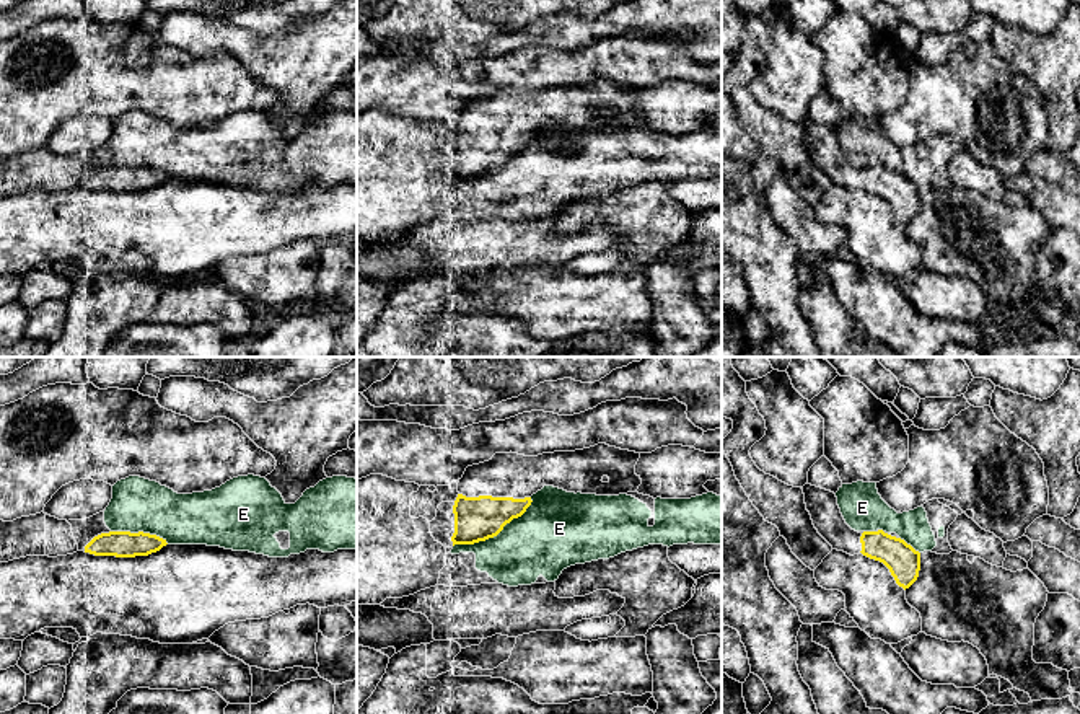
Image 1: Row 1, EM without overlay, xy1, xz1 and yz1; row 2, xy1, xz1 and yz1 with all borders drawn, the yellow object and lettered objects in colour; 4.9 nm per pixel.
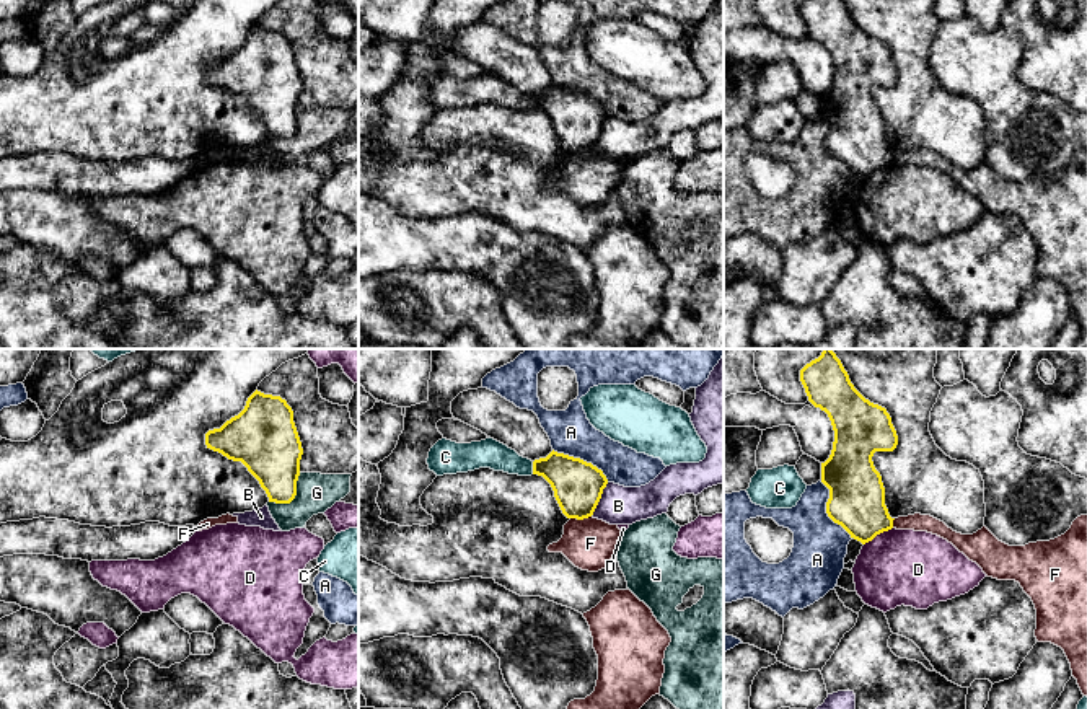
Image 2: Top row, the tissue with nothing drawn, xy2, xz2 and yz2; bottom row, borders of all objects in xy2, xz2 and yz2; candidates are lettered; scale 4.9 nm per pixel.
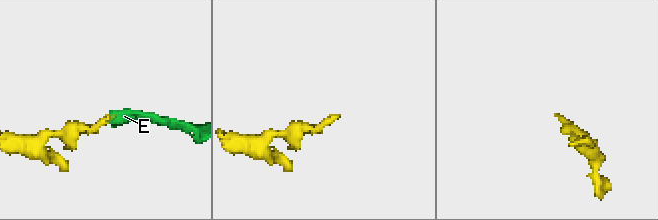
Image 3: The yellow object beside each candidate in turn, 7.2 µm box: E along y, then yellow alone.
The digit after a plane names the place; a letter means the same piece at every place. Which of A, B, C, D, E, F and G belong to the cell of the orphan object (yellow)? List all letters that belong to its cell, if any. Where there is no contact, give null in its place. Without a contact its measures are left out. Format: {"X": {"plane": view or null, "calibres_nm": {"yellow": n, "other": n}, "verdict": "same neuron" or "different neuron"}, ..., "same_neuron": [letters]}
{"A": {"plane": "xz2", "calibres_nm": {"yellow": 240, "other": 220}, "verdict": "different neuron"}, "B": {"plane": "xz2", "calibres_nm": {"yellow": 240, "other": 190}, "verdict": "different neuron"}, "C": {"plane": "xz2", "calibres_nm": {"yellow": 240, "other": 140}, "verdict": "different neuron"}, "D": {"plane": "yz2", "calibres_nm": {"yellow": 280, "other": 380}, "verdict": "different neuron"}, "E": {"plane": "xz1", "calibres_nm": {"yellow": 220, "other": 340}, "verdict": "different neuron"}, "F": {"plane": "xz2", "calibres_nm": {"yellow": 240, "other": 240}, "verdict": "different neuron"}, "G": {"plane": "xy2", "calibres_nm": {"yellow": 280, "other": 200}, "verdict": "different neuron"}, "same_neuron": []}

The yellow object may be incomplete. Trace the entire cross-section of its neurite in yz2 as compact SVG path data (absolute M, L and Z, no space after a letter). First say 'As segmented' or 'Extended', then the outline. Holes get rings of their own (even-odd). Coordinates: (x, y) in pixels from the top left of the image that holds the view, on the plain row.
As segmented. M805 0L800 16L808 36L828 49L834 65L831 90L821 98L821 117L830 124L826 148L851 173L865 179L893 163L895 153L885 140L882 111L872 96L875 86L893 86L898 80L891 52L885 42L870 37L854 23L843 0Z

